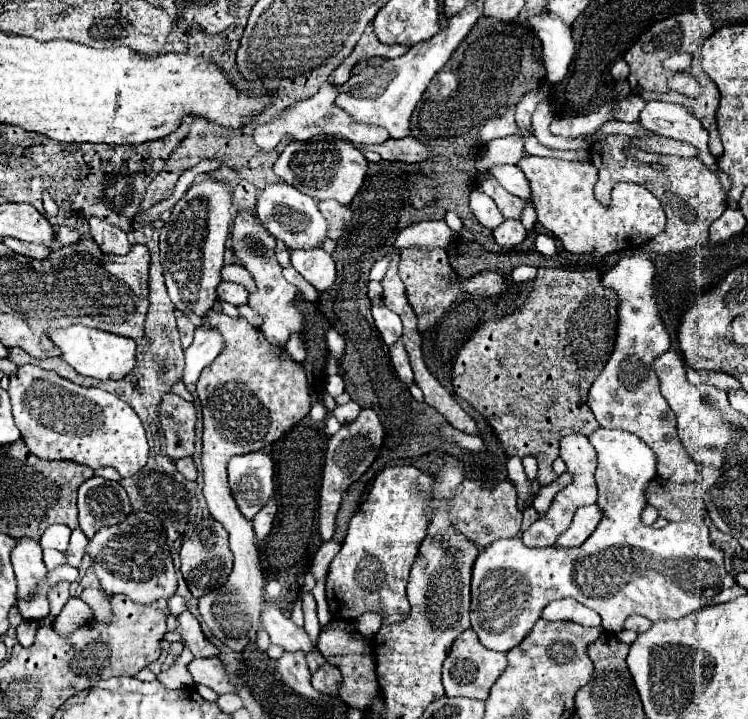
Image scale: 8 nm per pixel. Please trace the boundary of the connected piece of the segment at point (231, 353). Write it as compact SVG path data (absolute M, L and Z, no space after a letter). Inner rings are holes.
M214 309L202 317L206 329L218 329L224 337L222 353L202 371L196 385L202 403L202 469L204 469L204 499L210 515L222 523L230 533L230 551L234 553L234 569L220 589L200 597L198 611L214 637L234 651L242 651L254 641L258 631L258 617L264 595L264 575L258 565L258 547L254 543L254 529L244 519L232 499L226 465L230 457L266 449L292 425L304 419L310 411L310 395L306 373L300 363L292 361L278 345L270 345L260 329L252 327L246 317L230 317Z

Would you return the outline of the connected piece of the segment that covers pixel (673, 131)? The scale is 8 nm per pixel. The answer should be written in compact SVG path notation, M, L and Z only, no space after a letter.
M650 101L642 109L638 121L650 131L656 131L660 135L680 139L680 141L688 141L688 143L696 145L698 151L700 151L700 159L712 169L712 172L720 177L720 182L724 185L724 189L726 191L730 189L730 178L720 167L714 165L716 158L710 155L710 151L708 151L708 131L694 117L694 113L690 109L686 109L682 105L674 105L674 103Z

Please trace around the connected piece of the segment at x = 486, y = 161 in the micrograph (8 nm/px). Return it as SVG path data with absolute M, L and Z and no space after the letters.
M532 127L518 129L518 133L490 141L476 161L478 173L486 173L494 163L514 165L524 155L524 135L532 133Z

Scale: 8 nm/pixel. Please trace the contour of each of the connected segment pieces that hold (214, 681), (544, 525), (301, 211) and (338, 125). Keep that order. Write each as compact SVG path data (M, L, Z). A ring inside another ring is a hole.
M218 657L194 659L186 667L188 667L194 683L202 683L202 685L214 689L218 695L234 693L234 687L228 683L224 665L222 665L222 661Z
M566 435L560 439L560 457L562 461L566 463L568 467L568 473L572 475L572 481L554 497L552 501L552 507L548 509L548 513L534 521L524 533L522 533L522 541L526 547L550 547L554 545L554 541L558 539L560 533L564 533L568 527L570 527L570 521L576 513L578 507L582 505L592 505L596 503L596 495L598 495L598 489L596 489L596 483L594 483L594 471L596 471L596 451L594 447L590 445L588 437L584 435Z
M274 183L268 185L256 203L256 217L258 221L280 241L284 241L290 249L308 249L322 245L326 237L326 221L316 205L316 201L288 183Z
M322 85L322 89L306 99L300 99L292 105L288 105L286 109L282 109L270 123L266 125L258 125L252 133L254 143L258 147L262 147L264 151L272 151L282 139L292 137L296 141L302 139L310 139L314 135L322 135L322 133L336 133L352 143L382 143L388 139L388 131L382 127L374 127L374 125L360 125L354 123L352 117L348 113L344 113L340 107L334 107L334 97L338 95L338 87L336 85Z

